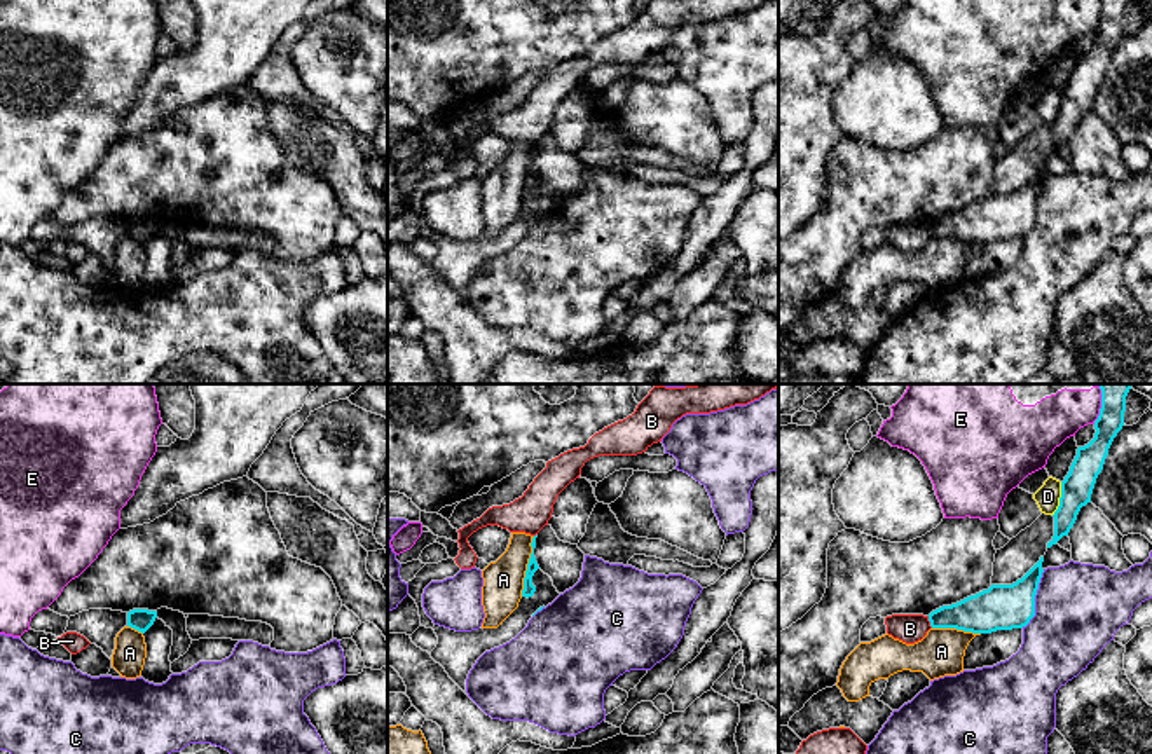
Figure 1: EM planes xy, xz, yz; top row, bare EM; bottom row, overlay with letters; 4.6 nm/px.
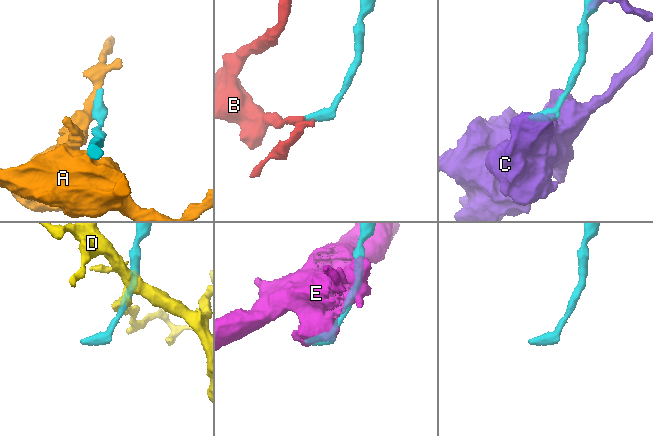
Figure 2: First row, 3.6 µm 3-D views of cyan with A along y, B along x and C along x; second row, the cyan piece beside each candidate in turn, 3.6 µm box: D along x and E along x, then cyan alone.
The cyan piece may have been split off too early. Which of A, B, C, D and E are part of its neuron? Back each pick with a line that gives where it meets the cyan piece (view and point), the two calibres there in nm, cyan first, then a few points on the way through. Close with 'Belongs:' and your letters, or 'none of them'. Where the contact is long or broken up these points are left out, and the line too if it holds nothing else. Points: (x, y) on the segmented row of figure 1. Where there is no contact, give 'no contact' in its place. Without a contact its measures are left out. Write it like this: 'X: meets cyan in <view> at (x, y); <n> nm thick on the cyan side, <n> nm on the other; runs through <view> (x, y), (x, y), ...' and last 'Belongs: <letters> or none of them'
Belongs: none of them

